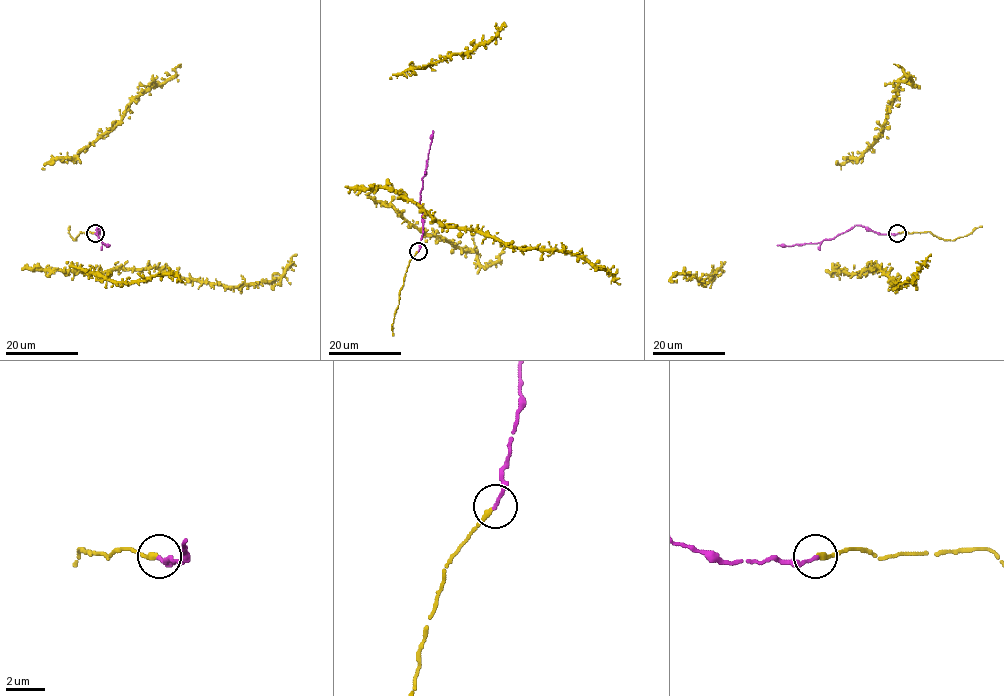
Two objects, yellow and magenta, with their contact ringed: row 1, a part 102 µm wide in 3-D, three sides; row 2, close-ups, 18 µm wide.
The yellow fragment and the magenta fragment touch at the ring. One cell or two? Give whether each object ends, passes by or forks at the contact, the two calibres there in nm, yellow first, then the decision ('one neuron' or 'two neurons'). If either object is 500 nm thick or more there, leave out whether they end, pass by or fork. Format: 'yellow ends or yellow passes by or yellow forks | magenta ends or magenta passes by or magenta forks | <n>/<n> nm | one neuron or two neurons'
yellow ends | magenta ends | 280/180 nm | one neuron

